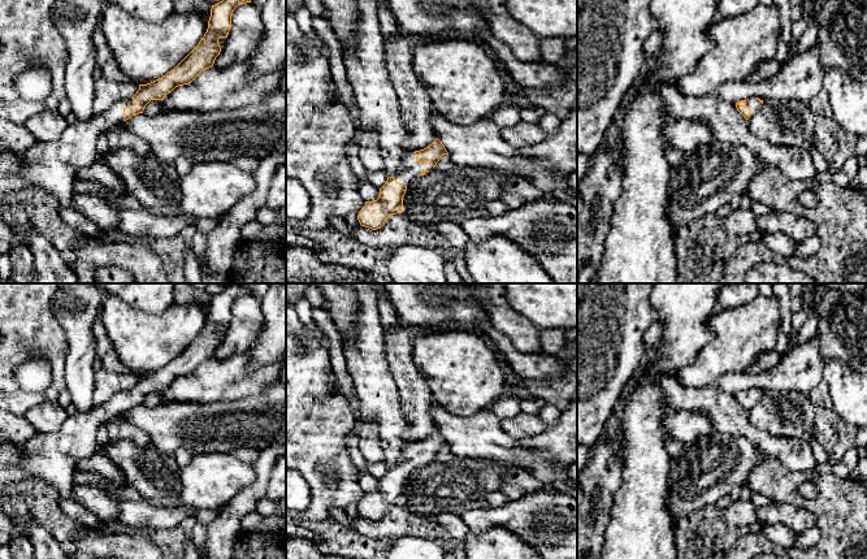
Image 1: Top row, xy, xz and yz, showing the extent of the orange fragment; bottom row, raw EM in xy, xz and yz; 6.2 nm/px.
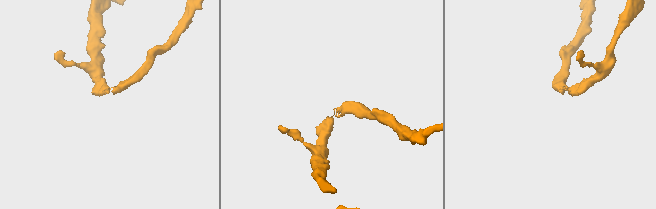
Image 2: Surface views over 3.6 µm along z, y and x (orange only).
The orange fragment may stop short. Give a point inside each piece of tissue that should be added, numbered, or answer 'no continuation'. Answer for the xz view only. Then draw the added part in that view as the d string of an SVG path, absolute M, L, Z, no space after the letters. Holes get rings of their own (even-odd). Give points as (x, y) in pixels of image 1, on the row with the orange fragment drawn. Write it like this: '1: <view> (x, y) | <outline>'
1: xz (411, 169) | M411 152L403 159L403 169L400 173L395 174L394 178L396 182L408 186L408 183L424 173L425 170L433 170L434 166L432 164L422 164L416 160L416 153Z

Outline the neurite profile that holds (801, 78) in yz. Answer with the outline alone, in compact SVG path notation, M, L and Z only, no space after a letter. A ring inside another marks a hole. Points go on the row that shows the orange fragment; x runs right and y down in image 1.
M814 44L783 65L771 78L727 82L719 86L715 95L733 104L753 98L763 101L799 100L809 104L823 90L823 78L819 48Z

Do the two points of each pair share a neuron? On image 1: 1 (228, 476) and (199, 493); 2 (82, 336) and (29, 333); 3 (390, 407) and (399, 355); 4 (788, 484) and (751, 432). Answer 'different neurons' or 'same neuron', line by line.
1: same neuron
2: different neurons
3: different neurons
4: different neurons

